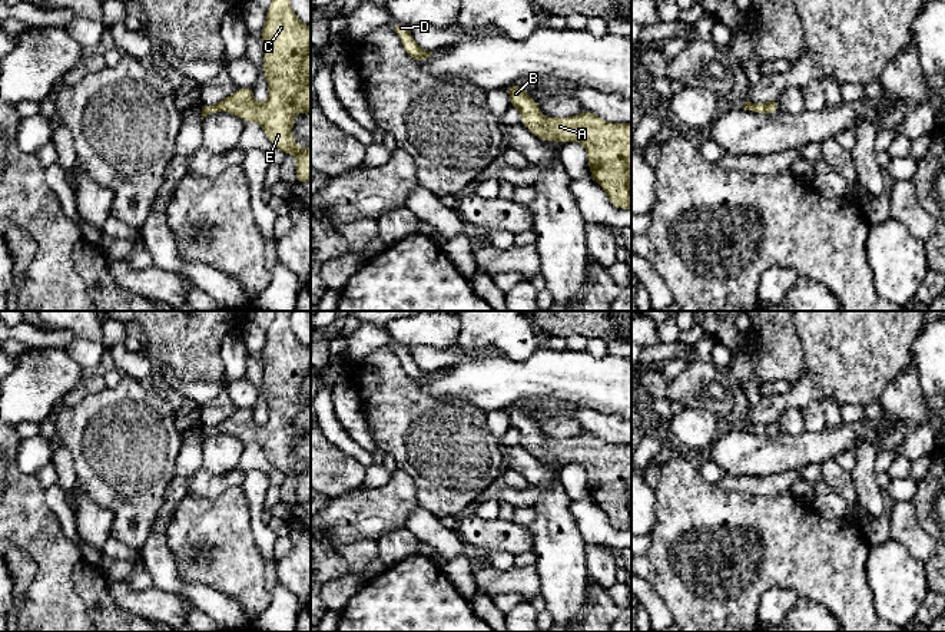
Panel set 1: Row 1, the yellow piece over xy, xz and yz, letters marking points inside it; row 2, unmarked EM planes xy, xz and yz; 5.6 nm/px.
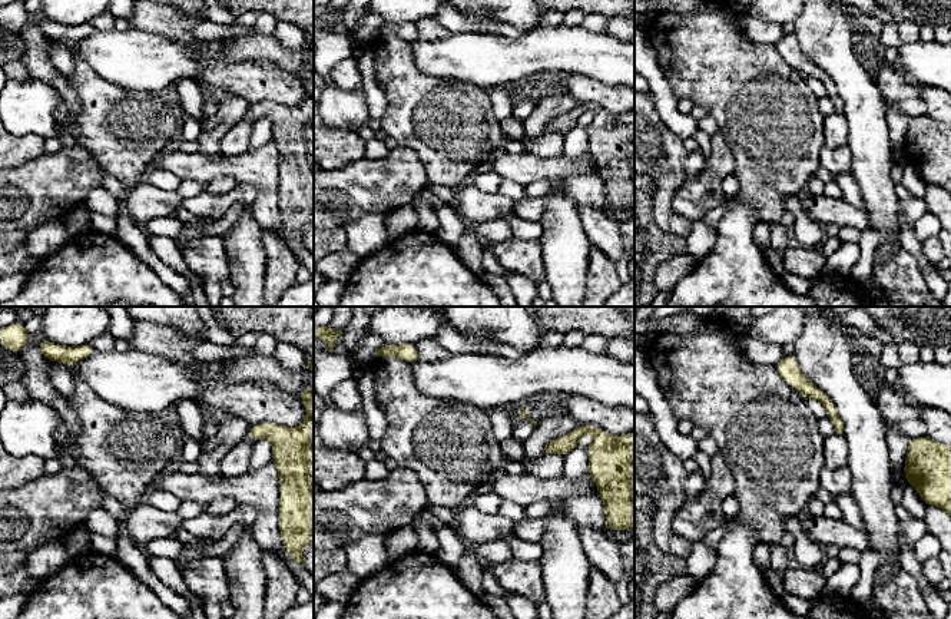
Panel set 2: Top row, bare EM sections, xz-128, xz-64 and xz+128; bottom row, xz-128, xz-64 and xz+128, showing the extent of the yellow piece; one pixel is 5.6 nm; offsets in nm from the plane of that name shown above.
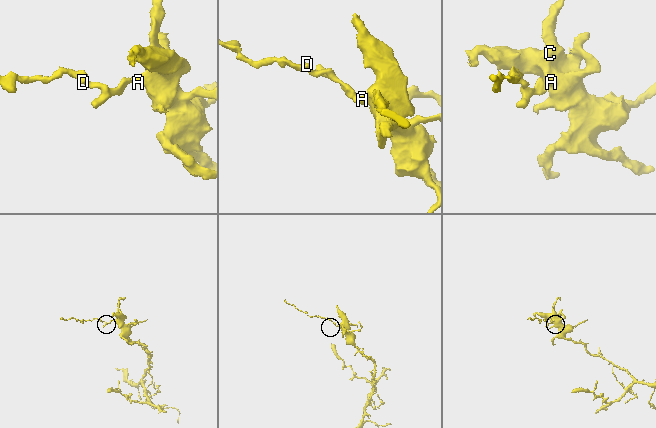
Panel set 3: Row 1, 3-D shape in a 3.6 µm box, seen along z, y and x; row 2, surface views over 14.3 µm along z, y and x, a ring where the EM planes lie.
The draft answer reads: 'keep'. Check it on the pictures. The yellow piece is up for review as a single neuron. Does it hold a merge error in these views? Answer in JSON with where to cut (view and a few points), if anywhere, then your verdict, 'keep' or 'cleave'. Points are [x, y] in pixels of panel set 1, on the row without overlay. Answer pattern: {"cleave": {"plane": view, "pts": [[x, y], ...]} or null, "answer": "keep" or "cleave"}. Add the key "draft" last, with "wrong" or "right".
{"cleave": null, "answer": "keep", "draft": "right"}

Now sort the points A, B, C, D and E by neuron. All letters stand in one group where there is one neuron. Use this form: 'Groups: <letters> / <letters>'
Groups: A B C D E

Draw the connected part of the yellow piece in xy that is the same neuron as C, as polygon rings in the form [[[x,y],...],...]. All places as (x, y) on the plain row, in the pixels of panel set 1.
[[[292,311],[273,312],[262,348],[268,421],[256,423],[252,408],[236,410],[220,423],[202,427],[202,441],[215,433],[229,433],[245,444],[259,444],[276,470],[296,479],[295,497],[302,506],[311,502],[311,469],[298,467],[292,449],[296,434],[311,434],[311,348],[294,334]]]

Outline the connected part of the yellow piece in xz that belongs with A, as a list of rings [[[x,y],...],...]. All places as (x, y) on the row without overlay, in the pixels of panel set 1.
[[[521,406],[507,408],[510,426],[521,434],[520,446],[527,447],[540,461],[561,466],[577,461],[586,473],[591,499],[619,530],[631,530],[631,443],[604,443],[584,431],[568,439],[544,439],[540,427]]]

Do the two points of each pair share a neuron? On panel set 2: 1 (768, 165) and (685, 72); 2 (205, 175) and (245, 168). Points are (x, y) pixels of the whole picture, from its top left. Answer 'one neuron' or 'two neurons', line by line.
1: one neuron
2: one neuron

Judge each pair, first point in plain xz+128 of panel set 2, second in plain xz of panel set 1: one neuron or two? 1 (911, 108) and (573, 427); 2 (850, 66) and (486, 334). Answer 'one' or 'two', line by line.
1: one
2: one

